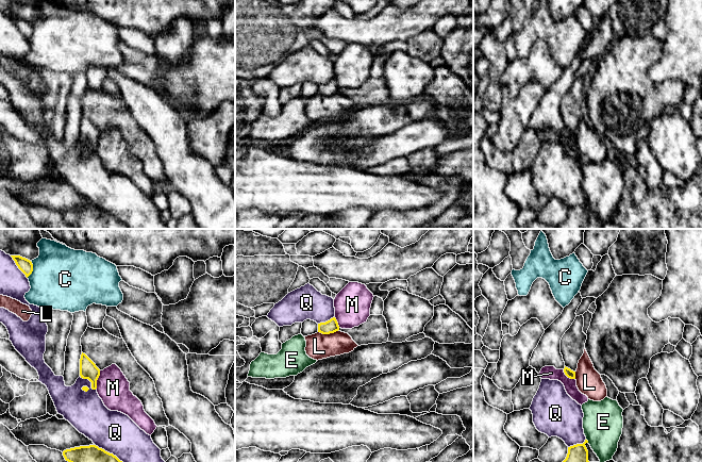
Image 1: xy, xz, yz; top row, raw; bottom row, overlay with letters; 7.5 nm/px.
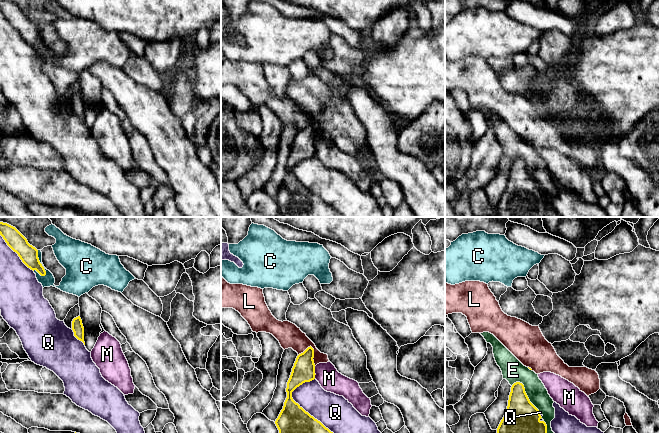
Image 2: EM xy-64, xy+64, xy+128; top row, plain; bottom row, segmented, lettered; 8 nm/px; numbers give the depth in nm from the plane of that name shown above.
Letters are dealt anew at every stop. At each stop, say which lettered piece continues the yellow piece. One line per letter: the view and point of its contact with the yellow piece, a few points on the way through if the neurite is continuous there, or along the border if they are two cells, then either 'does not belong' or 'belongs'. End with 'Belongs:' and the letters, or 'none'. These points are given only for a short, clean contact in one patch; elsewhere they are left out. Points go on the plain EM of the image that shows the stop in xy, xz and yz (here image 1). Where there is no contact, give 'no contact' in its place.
C: contact xy (32, 31); border xy (31, 22), (32, 33), (27, 38); does not belong
E: contact yz (587, 202); does not belong
L: contact xz (328, 95); does not belong
M: contact xy (97, 141); border xy (100, 132), (95, 150); does not belong
Q: contact xy (89, 142); does not belong
Belongs: none

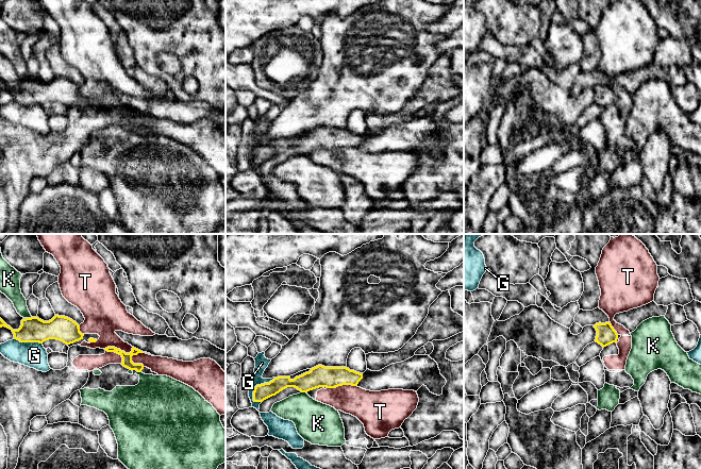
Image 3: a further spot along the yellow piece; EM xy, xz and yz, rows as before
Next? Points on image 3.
G: contact xz (256, 147); border xz (274, 139), (255, 148), (253, 153), (254, 164); does not belong
K: contact xy (28, 80); does not belong
T: contact xy (119, 111); does not belong
Belongs: none

